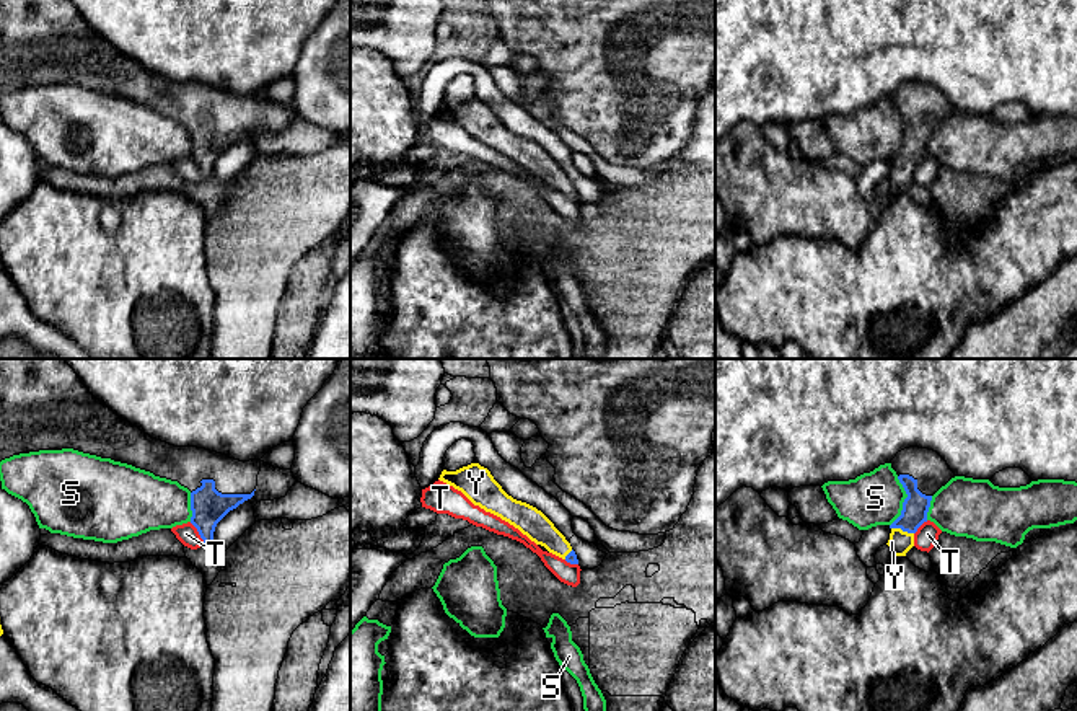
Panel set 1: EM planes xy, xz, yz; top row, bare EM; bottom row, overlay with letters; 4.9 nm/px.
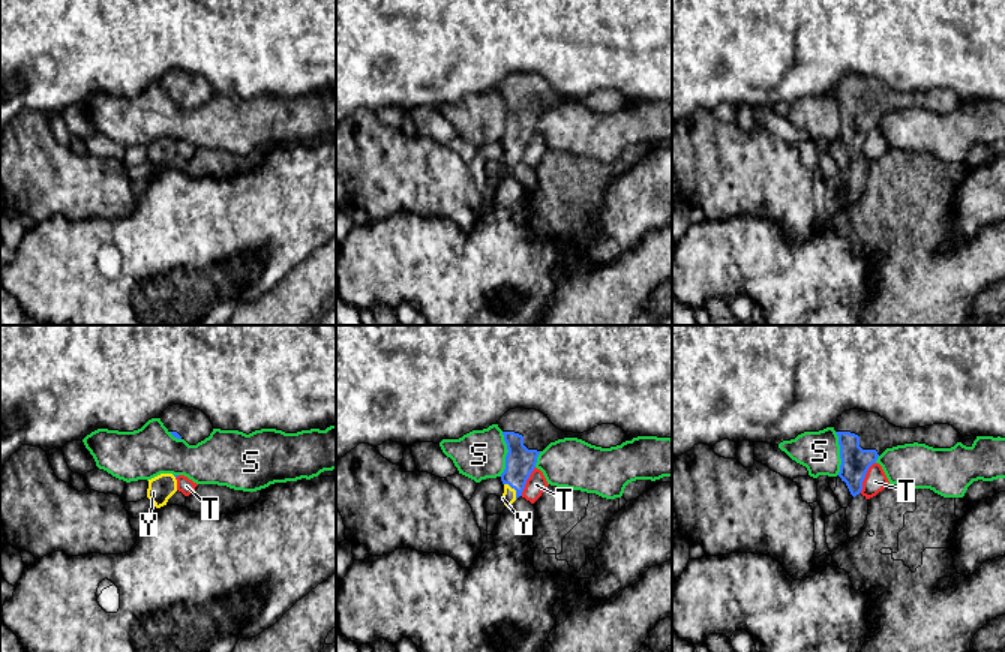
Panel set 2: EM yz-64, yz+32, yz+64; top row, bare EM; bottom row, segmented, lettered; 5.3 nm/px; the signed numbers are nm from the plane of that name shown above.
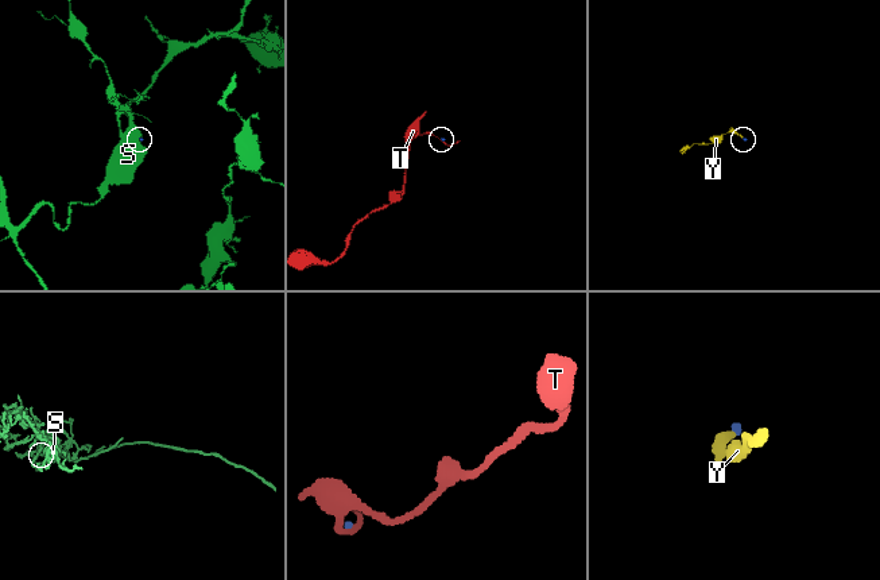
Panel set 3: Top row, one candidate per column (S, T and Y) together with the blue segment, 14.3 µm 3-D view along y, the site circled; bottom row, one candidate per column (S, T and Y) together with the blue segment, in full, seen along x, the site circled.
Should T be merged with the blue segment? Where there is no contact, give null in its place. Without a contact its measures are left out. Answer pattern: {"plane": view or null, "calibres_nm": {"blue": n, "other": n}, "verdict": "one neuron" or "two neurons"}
{"plane": "xy", "calibres_nm": {"blue": 170, "other": 100}, "verdict": "two neurons"}

